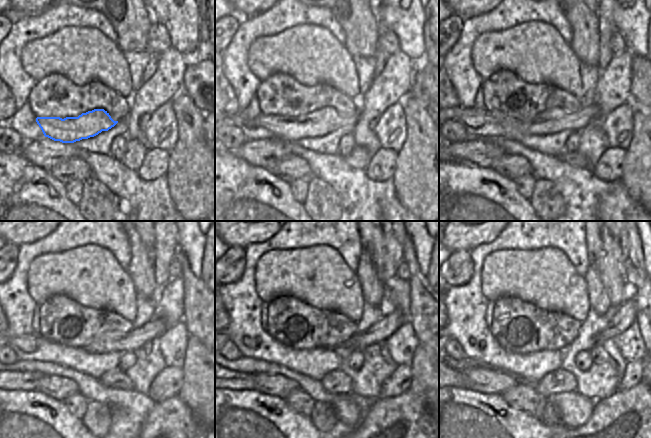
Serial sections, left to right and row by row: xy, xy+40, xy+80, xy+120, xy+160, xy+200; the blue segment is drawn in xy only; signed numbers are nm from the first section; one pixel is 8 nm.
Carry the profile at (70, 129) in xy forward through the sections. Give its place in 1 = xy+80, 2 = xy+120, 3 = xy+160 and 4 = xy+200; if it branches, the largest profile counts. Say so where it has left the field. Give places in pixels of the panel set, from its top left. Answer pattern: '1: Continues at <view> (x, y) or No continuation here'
1: Continues at xy+80 (553, 120)
2: Continues at xy+120 (108, 342)
3: Continues at xy+160 (380, 331)
4: Continues at xy+200 (624, 315).

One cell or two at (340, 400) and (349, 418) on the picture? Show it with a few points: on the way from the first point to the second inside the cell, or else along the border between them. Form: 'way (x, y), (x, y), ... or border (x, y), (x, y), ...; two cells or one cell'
way (343, 404), (349, 414); one cell

